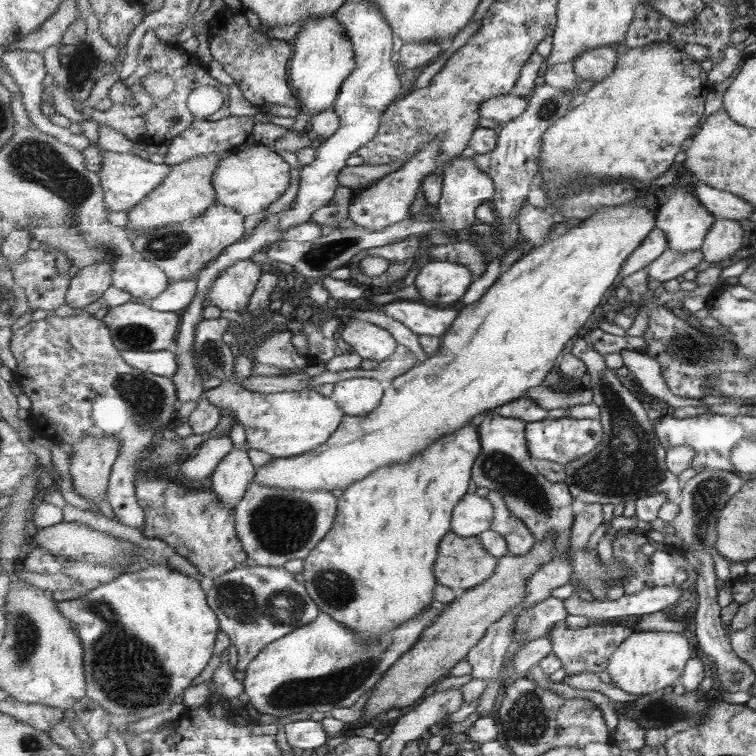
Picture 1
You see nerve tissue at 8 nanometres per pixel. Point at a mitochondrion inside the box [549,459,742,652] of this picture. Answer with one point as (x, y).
(709, 493)

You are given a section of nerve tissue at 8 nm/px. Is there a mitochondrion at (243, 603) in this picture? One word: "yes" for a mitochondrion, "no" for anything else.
yes

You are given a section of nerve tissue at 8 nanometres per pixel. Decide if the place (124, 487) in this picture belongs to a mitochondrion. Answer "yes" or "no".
no

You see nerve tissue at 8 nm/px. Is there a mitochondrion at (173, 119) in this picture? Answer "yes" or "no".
yes

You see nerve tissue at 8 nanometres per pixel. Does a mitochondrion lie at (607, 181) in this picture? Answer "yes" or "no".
no

